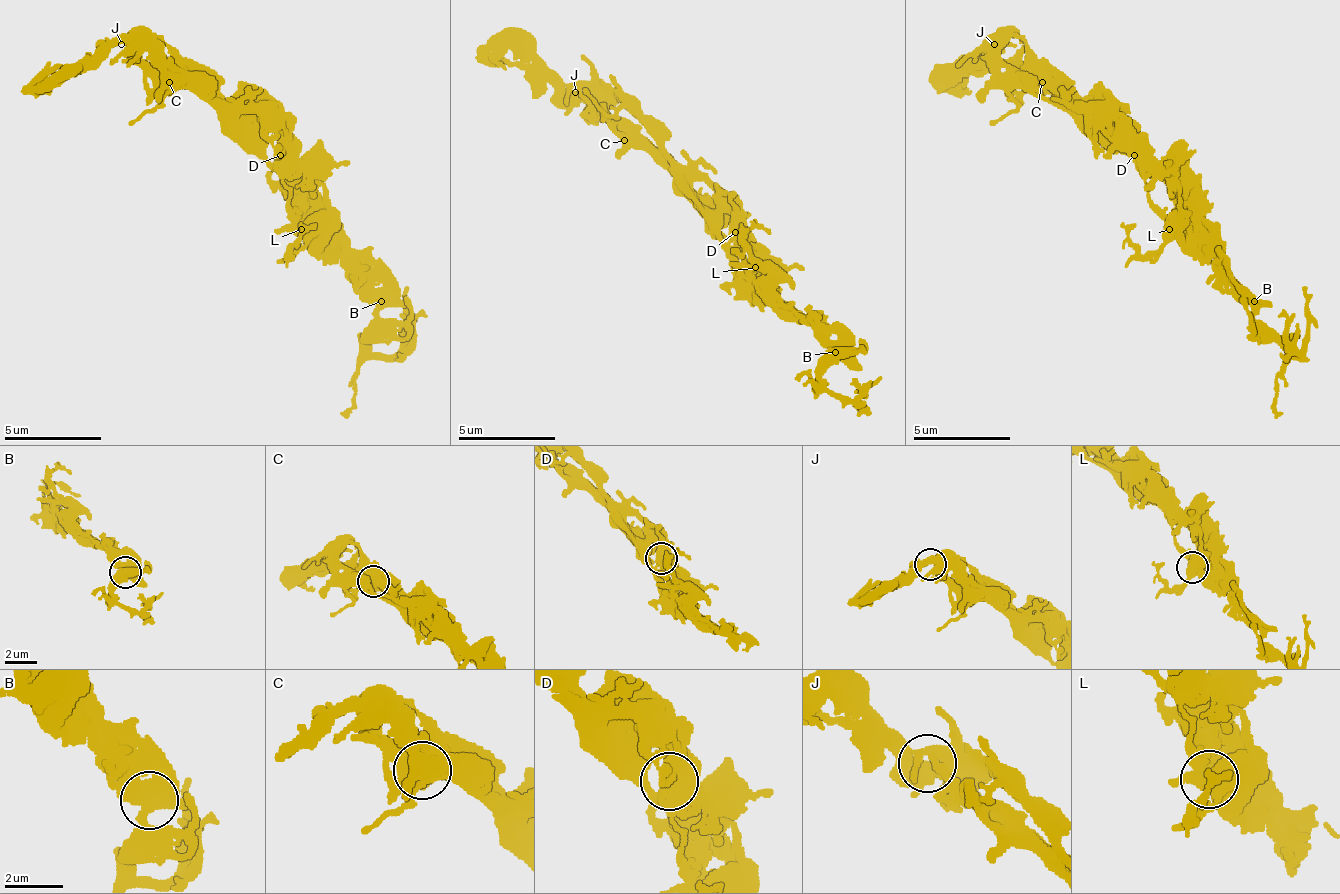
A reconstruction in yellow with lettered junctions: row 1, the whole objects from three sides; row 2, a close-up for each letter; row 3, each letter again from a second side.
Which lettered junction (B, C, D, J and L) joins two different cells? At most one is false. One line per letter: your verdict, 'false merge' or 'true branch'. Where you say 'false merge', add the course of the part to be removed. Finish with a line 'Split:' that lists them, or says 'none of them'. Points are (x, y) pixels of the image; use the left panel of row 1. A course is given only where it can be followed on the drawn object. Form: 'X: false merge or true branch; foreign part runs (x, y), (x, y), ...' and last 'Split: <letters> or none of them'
B: true branch
C: true branch
D: true branch
J: true branch
L: true branch
Split: none of them

